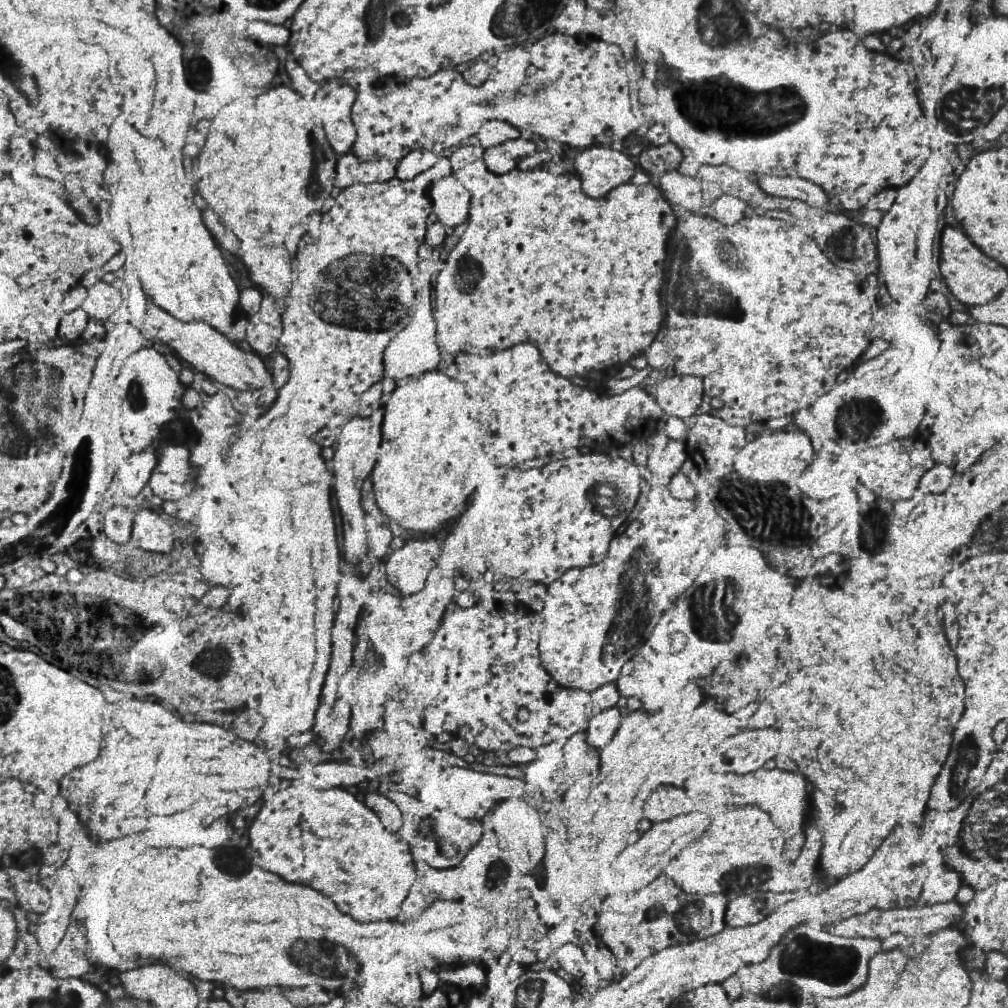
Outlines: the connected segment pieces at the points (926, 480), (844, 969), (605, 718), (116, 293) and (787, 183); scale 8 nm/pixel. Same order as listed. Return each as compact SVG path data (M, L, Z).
M934 466L930 468L924 478L920 480L920 492L922 494L942 494L948 490L954 478L954 468L952 466Z
M798 930L788 932L786 938L772 950L768 960L760 964L744 966L738 970L738 980L744 996L774 994L776 988L784 982L788 982L794 990L798 990L808 1000L814 1000L816 996L830 996L830 998L844 996L866 982L870 958L882 952L880 938L850 936L850 938L844 938L844 946L832 946L832 944L812 942L810 938L796 932Z
M608 708L594 714L592 720L588 722L588 742L592 742L592 746L596 748L608 744L614 732L618 730L618 726L622 724L622 720L624 716L620 714L618 708Z
M98 280L90 290L88 296L82 302L82 310L98 322L106 322L116 308L122 304L122 294L116 286L106 284L104 280Z
M760 174L758 178L760 188L770 194L770 196L780 196L780 198L798 198L814 206L826 206L826 194L824 190L804 178L796 176L772 176L772 174Z

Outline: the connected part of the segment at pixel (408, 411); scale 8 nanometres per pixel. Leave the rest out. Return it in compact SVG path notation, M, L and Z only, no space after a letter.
M426 372L398 384L386 406L382 424L384 446L370 476L376 488L376 502L391 518L389 528L394 537L402 530L434 535L444 524L457 521L464 514L468 494L480 482L480 458L488 440L490 422L492 402L484 396L470 396L458 380L442 372Z

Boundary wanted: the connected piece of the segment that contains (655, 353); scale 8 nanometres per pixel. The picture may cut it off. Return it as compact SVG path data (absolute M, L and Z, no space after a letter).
M654 340L652 346L644 352L650 368L660 368L664 362L664 354L666 354L666 350L664 350L664 344L660 340Z

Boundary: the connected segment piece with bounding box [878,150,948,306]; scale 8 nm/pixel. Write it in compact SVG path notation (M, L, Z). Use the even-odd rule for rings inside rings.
M938 150L926 160L918 174L904 186L898 188L898 198L894 206L884 214L884 220L878 228L878 260L880 260L880 278L884 280L892 298L906 306L922 304L928 286L930 286L930 268L932 268L932 248L934 236L938 232L938 212L936 212L936 188L942 178L946 156Z

